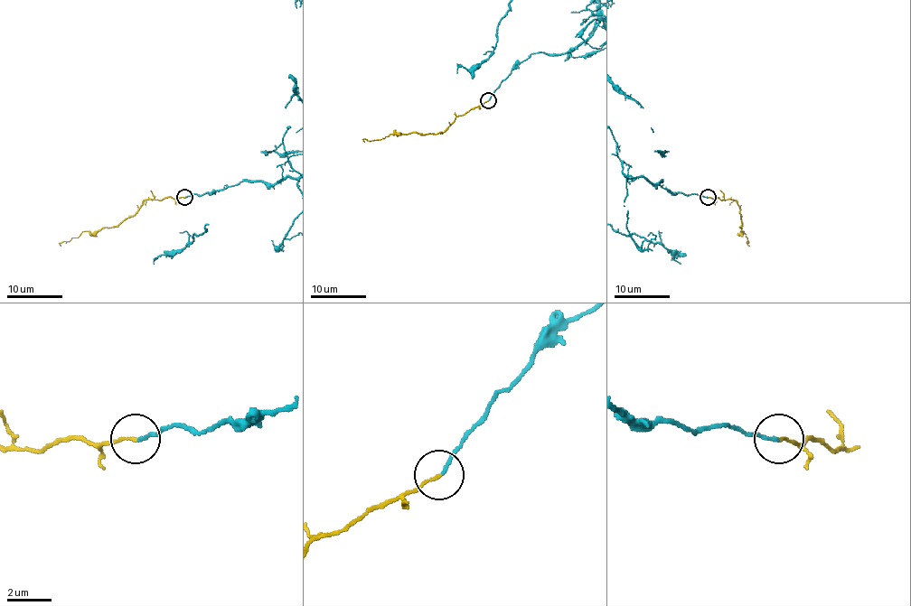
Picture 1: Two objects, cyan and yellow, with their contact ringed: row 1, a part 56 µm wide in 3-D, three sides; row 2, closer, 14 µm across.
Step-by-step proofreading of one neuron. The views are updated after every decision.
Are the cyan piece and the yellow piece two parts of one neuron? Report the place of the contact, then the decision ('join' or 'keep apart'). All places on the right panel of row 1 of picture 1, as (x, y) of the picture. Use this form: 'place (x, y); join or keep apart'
place (708, 197); join

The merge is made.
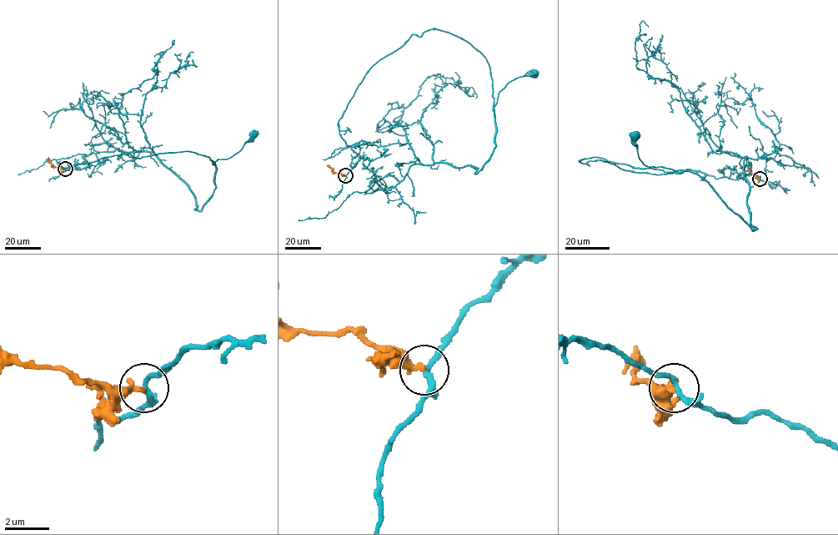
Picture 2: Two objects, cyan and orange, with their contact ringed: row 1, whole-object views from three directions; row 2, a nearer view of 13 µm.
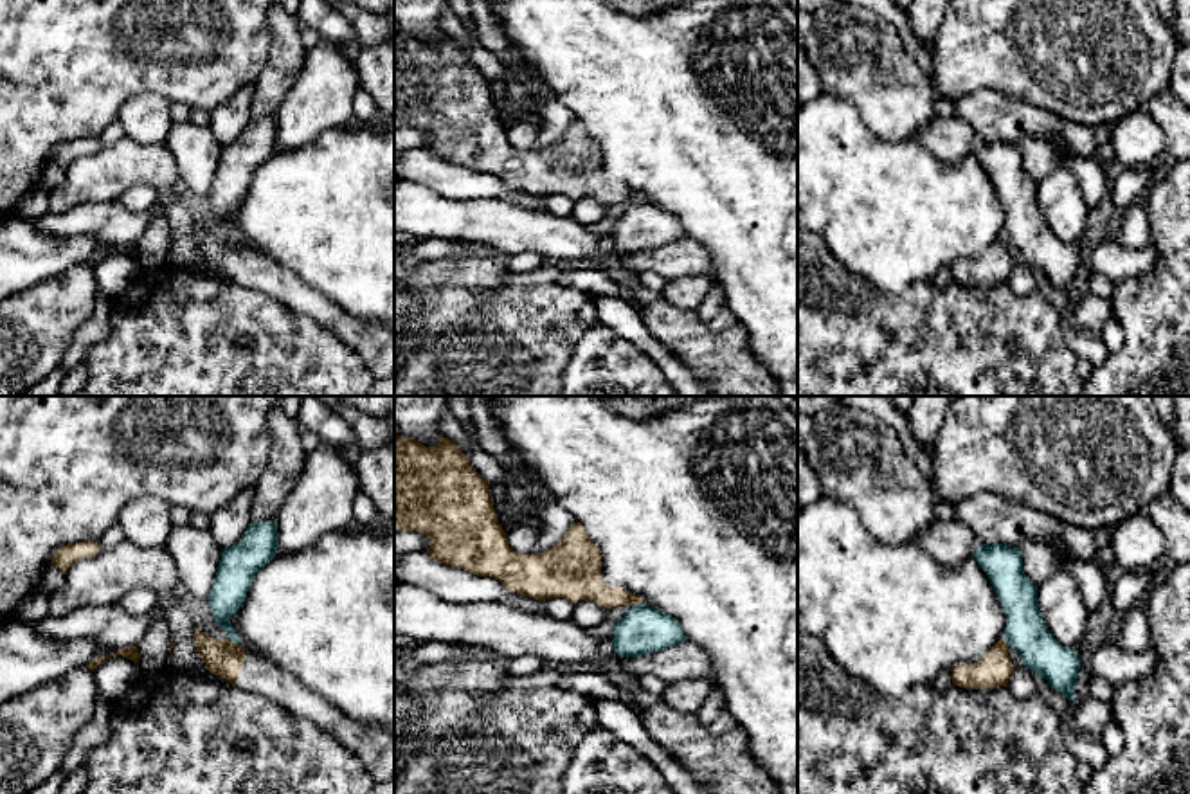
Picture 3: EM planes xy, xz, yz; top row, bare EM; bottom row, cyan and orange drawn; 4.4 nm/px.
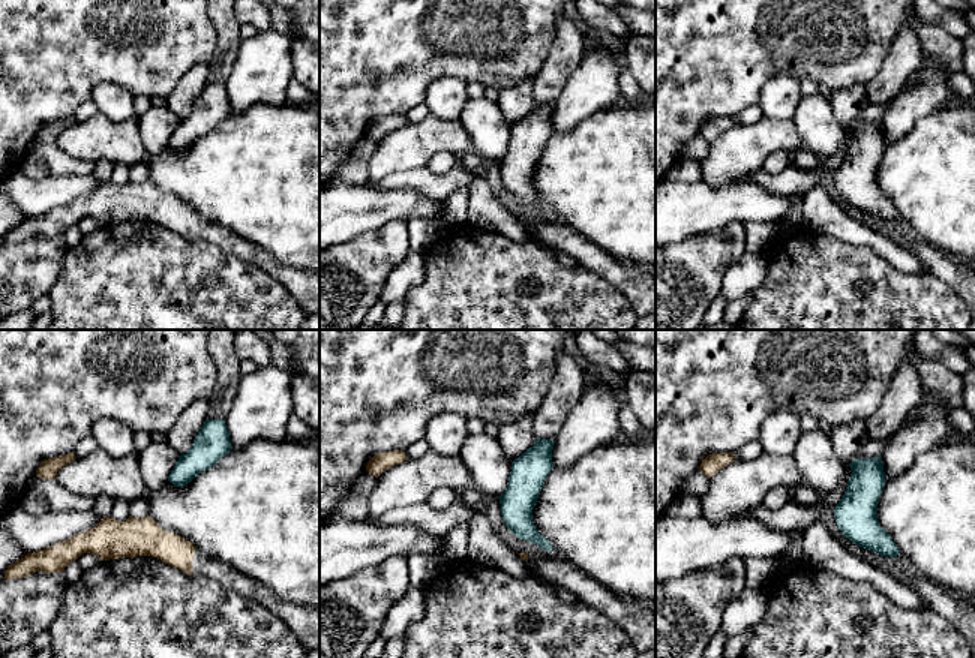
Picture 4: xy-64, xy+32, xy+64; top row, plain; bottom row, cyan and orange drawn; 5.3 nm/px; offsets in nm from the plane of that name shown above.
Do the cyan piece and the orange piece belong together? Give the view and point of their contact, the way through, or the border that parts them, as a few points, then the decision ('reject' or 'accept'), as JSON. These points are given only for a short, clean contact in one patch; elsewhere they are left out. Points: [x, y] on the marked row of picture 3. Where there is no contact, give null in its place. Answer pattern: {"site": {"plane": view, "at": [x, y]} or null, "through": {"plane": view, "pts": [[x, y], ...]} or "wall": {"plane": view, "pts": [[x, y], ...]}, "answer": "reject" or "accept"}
{"site": {"plane": "xy", "at": [236, 643]}, "wall": {"plane": "xy", "pts": [[229, 638], [243, 647]]}, "answer": "reject"}

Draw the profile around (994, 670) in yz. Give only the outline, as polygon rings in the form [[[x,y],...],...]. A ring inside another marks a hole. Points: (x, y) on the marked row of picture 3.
[[[1005,639],[997,641],[979,663],[958,664],[952,670],[952,684],[983,690],[1006,686],[1014,664]]]

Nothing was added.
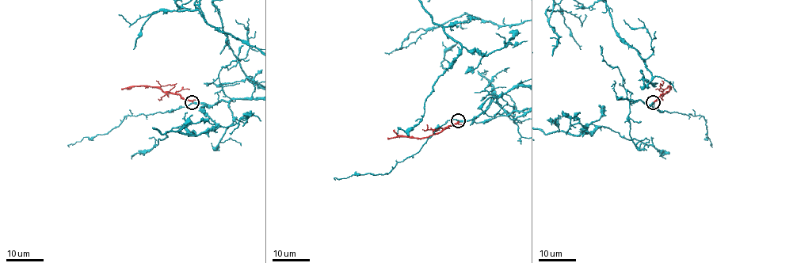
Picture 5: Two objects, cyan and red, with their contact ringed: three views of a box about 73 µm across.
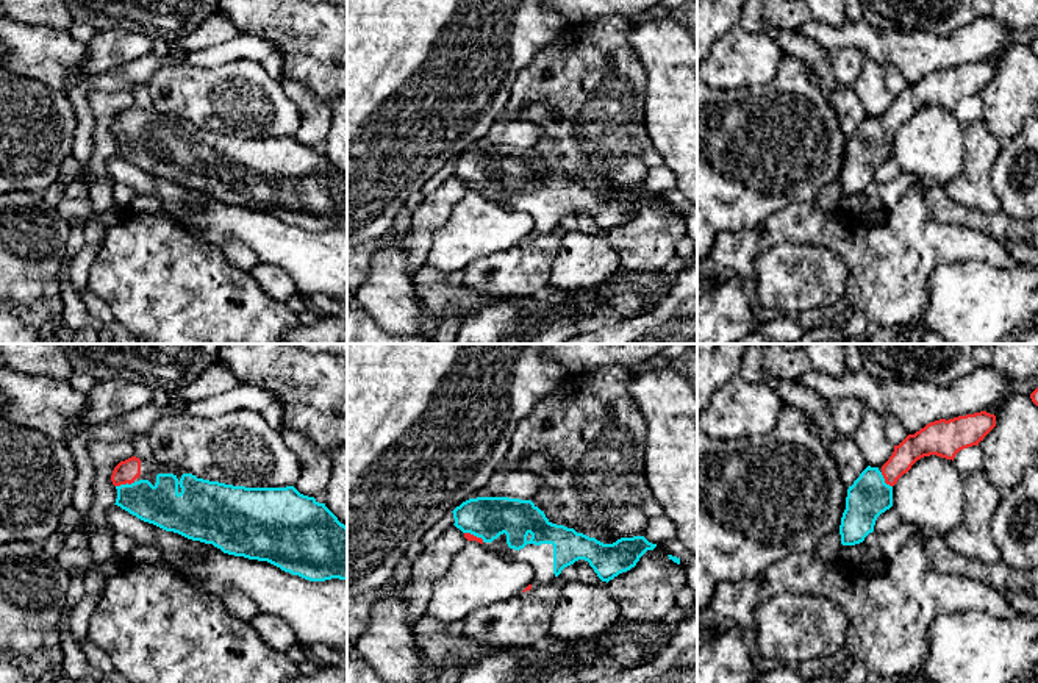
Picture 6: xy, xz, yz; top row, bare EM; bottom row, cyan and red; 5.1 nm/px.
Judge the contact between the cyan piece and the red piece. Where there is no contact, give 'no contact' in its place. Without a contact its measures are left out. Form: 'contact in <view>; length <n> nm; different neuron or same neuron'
contact in xy; length 110 nm; same neuron

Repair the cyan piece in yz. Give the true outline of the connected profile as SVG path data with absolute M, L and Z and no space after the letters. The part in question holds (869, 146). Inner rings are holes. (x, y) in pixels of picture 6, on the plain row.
M986 61L940 69L908 84L879 119L868 116L847 139L839 184L843 195L855 195L874 181L877 167L893 156L893 136L911 116L930 105L946 109L980 91L996 77L996 66Z

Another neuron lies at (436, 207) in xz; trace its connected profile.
M452 175L411 213L411 228L402 241L406 252L406 272L411 278L425 267L431 231L447 220L452 208L466 192L464 183Z

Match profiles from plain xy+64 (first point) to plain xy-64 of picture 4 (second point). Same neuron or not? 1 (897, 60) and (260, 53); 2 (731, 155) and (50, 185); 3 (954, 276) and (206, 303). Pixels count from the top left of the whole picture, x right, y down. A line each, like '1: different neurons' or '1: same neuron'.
1: different neurons
2: different neurons
3: different neurons

